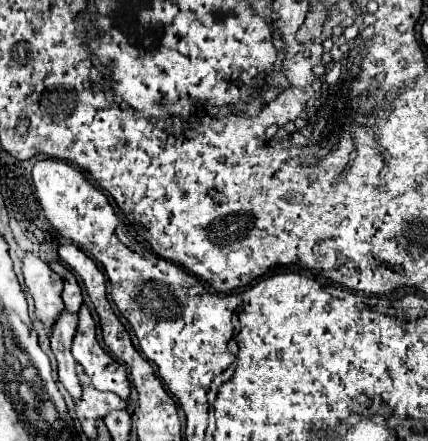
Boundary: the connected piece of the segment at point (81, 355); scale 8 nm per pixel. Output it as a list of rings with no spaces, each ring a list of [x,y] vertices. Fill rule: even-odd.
[[[86,304],[78,312],[78,328],[72,340],[72,356],[84,368],[98,390],[108,390],[120,398],[130,396],[130,384],[122,364],[114,362],[96,342],[96,326]]]

